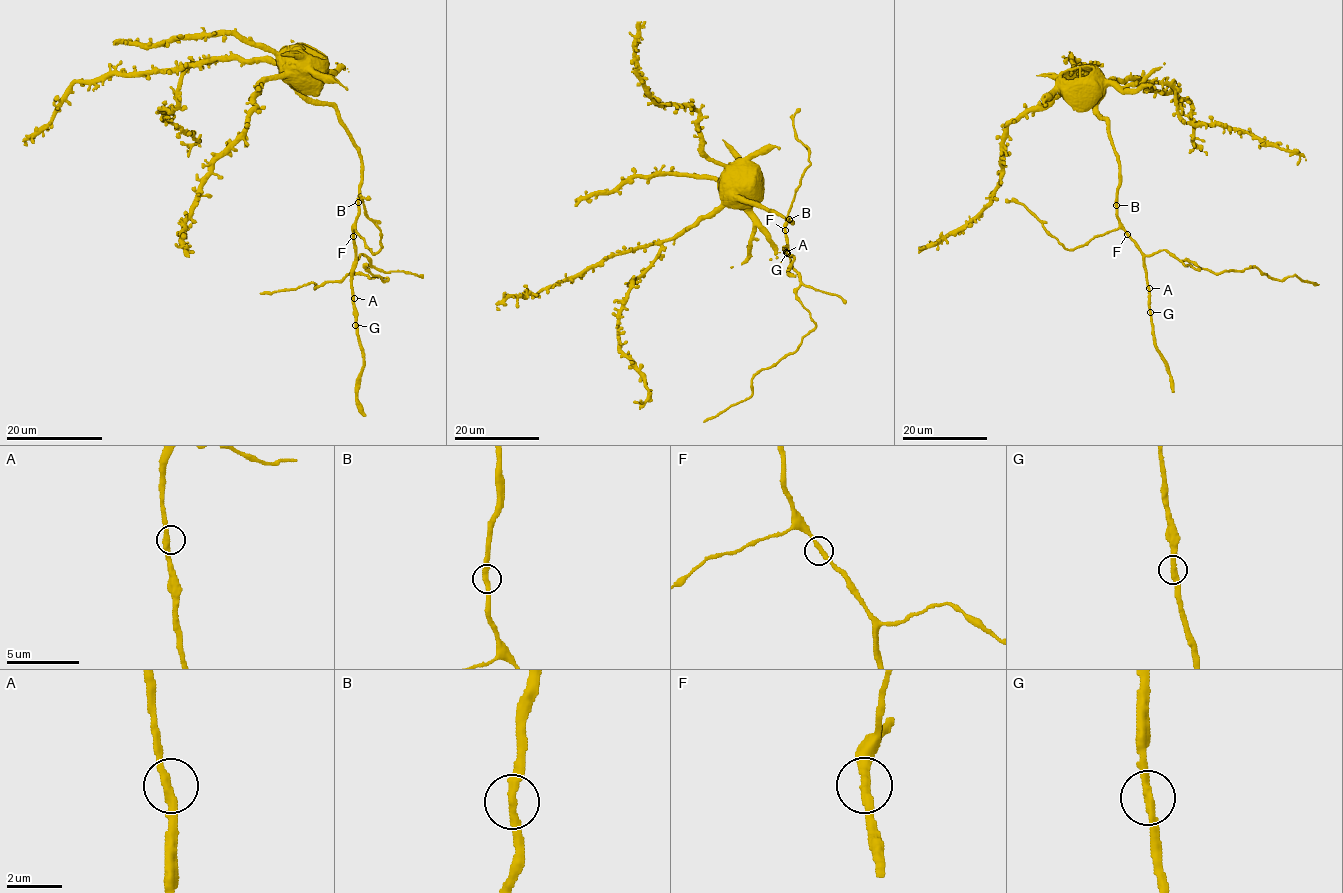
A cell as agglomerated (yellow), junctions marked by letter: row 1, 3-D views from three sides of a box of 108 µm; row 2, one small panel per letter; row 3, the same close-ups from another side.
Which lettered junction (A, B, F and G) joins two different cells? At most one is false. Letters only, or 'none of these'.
none of these

